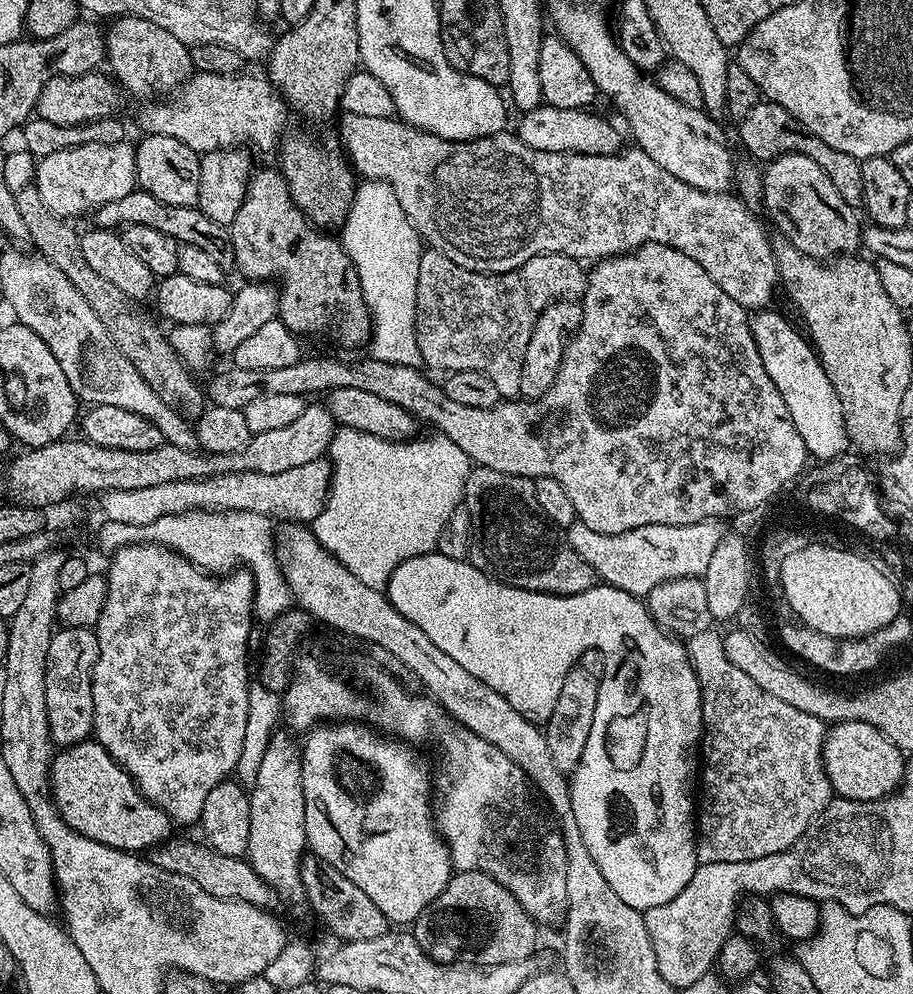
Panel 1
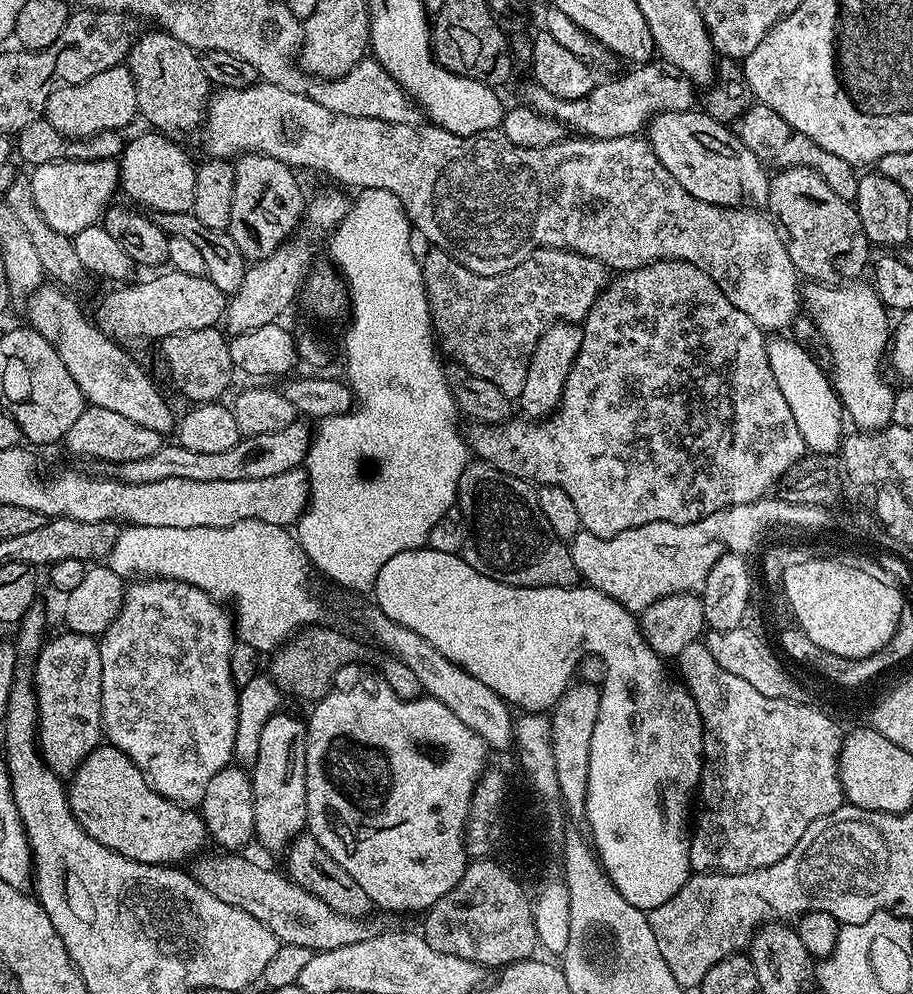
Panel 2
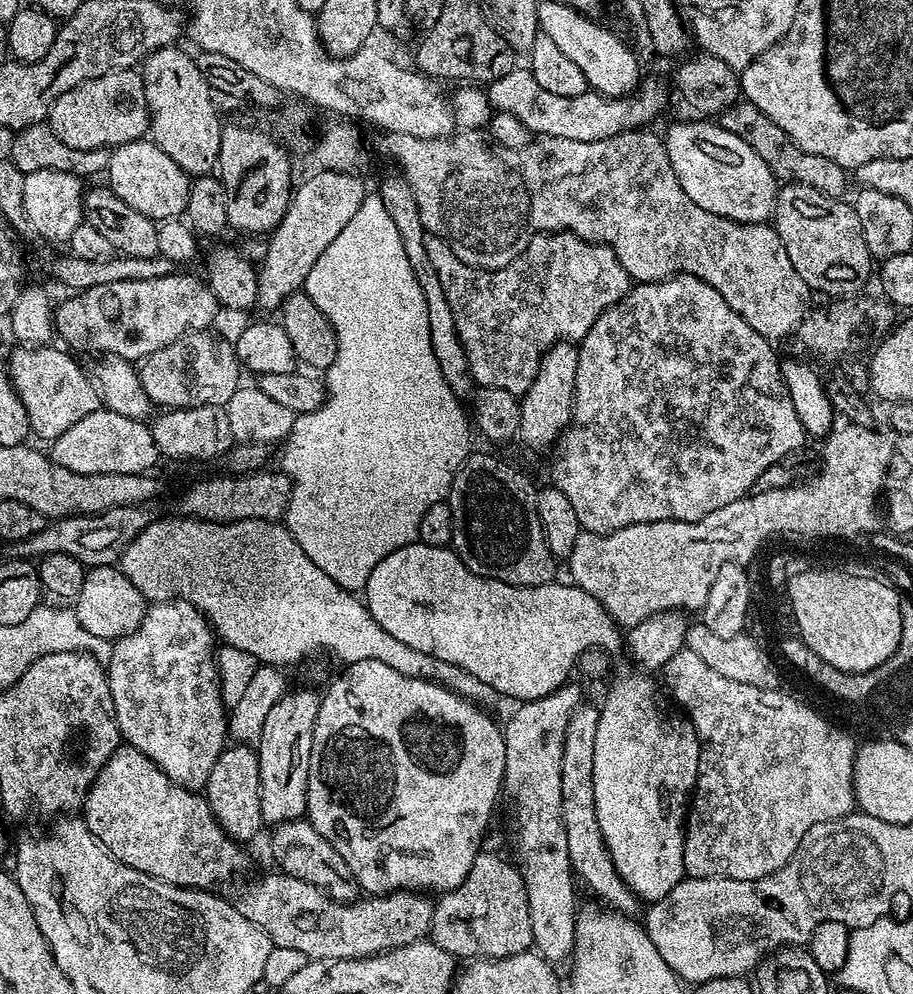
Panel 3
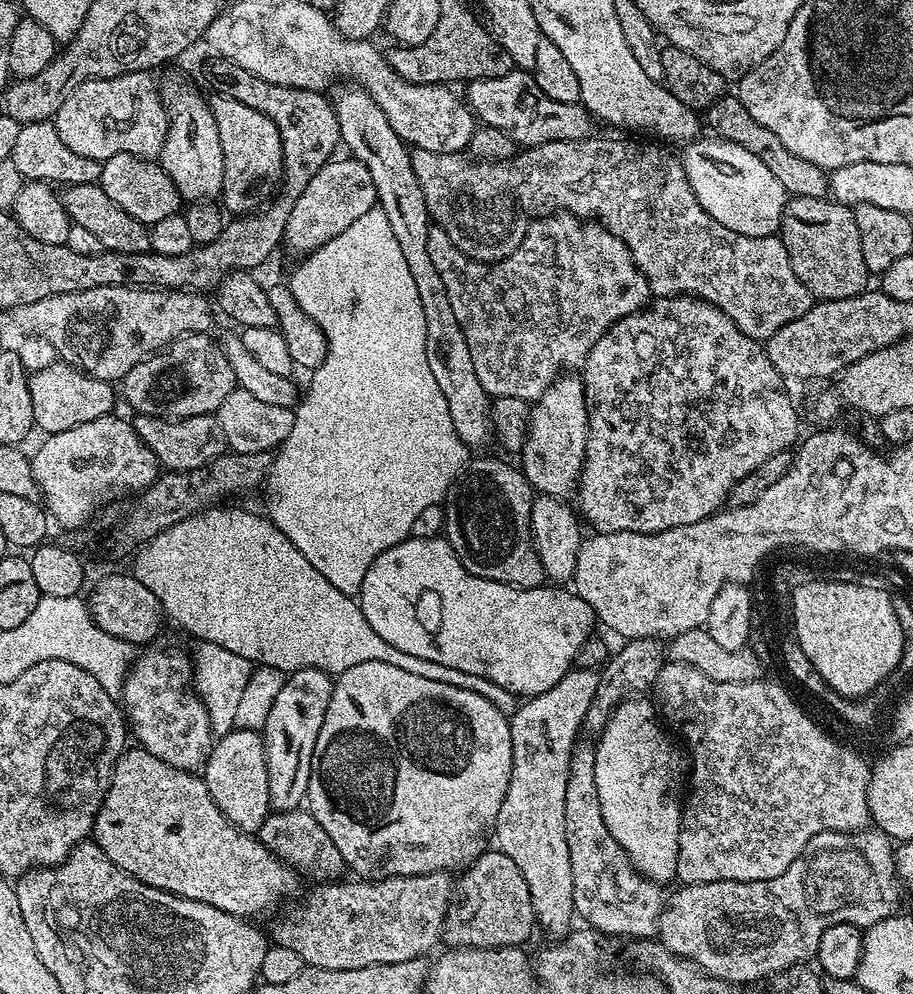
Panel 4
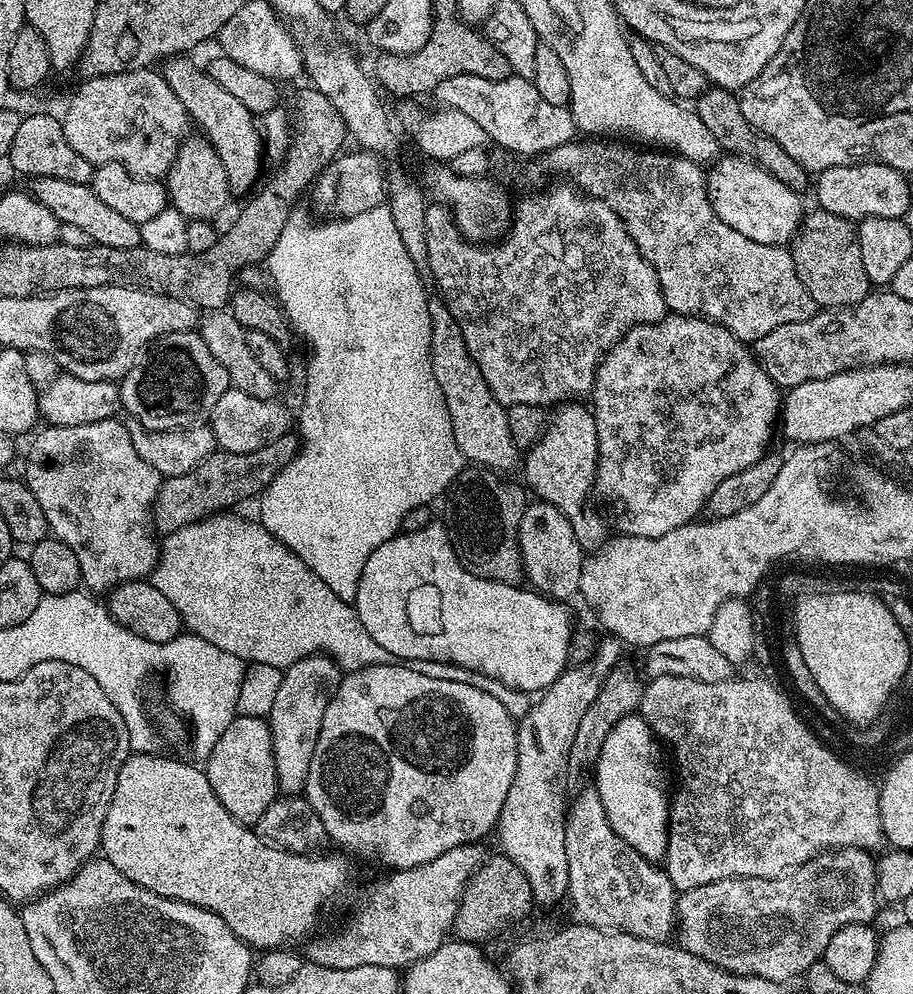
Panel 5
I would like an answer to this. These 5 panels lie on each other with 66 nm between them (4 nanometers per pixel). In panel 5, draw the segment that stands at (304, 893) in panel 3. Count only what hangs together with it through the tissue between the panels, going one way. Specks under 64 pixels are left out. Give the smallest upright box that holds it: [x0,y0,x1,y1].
[307,842,486,970]

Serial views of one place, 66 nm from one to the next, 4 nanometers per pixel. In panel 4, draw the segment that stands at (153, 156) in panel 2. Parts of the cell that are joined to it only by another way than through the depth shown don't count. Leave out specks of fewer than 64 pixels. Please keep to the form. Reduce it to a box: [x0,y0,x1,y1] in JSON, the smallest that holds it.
[99,154,182,226]

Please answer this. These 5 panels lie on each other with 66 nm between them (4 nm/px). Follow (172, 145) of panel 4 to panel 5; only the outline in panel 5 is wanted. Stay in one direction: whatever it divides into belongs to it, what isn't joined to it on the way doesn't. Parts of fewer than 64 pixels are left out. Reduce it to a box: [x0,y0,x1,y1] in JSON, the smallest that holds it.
[166,134,230,221]

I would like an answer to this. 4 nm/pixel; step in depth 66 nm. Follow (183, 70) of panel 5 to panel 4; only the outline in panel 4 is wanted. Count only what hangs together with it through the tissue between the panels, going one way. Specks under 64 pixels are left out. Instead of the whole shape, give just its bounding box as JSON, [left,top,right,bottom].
[207,94,284,214]

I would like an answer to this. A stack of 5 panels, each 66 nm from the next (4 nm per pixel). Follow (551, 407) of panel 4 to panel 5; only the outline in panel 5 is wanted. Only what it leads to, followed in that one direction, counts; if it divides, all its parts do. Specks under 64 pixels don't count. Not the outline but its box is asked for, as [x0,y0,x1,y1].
[522,402,610,554]

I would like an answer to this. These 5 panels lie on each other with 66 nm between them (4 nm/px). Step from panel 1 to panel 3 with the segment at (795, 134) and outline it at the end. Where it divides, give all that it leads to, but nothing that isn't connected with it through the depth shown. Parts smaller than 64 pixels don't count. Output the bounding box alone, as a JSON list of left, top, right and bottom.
[718,102,850,198]

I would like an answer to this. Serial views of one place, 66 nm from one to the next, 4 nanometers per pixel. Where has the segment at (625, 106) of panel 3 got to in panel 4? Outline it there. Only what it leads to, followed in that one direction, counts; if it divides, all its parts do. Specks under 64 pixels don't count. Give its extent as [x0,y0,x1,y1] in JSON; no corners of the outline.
[466,70,594,146]

